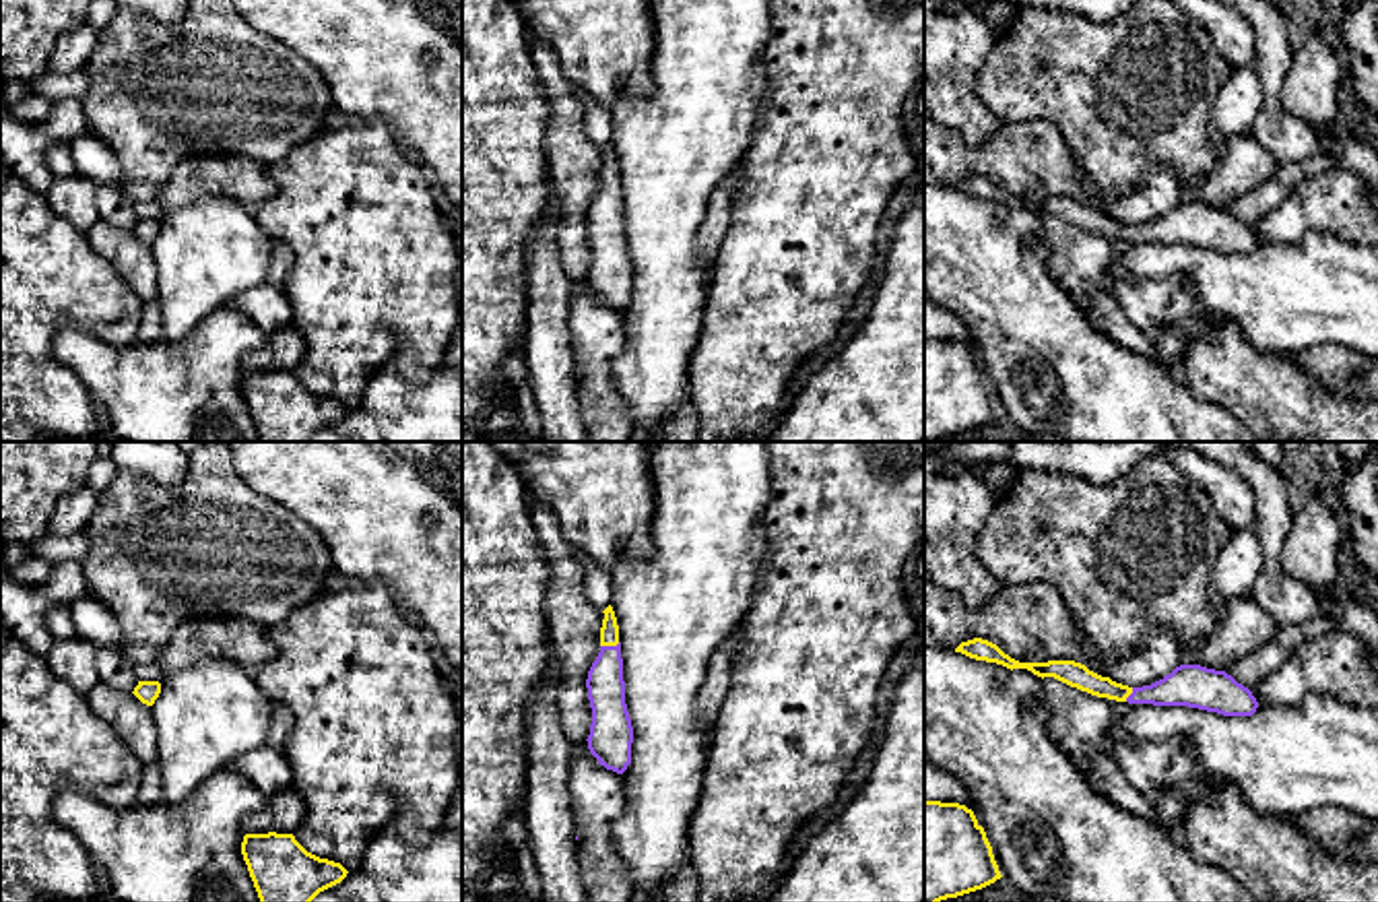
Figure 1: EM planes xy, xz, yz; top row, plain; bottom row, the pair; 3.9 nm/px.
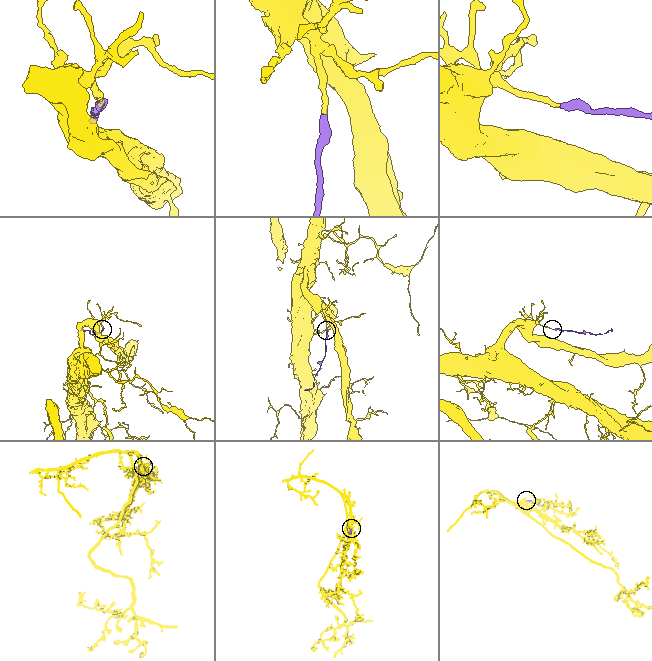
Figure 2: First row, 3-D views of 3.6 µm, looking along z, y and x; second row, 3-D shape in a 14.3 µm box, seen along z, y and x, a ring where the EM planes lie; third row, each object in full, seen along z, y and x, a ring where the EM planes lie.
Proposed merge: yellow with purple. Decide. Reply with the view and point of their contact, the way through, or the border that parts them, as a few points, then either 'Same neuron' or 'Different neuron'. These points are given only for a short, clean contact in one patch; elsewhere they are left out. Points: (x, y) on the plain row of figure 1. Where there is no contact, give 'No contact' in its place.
Touches yellow at xz (609, 182). Path across: xz (609, 170), (609, 182), (605, 221). Same neuron

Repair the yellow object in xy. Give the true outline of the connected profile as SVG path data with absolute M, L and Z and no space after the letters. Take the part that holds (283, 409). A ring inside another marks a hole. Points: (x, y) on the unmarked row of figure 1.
M245 372L241 392L260 442L309 442L349 411L340 400L307 390L293 372Z

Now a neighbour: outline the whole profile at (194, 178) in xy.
M190 155L182 159L157 196L163 215L204 198L233 198L252 208L274 192L266 165L245 155Z

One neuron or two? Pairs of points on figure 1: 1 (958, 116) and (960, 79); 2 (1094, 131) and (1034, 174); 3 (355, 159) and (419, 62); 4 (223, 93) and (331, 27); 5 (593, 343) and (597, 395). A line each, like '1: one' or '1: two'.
1: one
2: two
3: two
4: two
5: one

